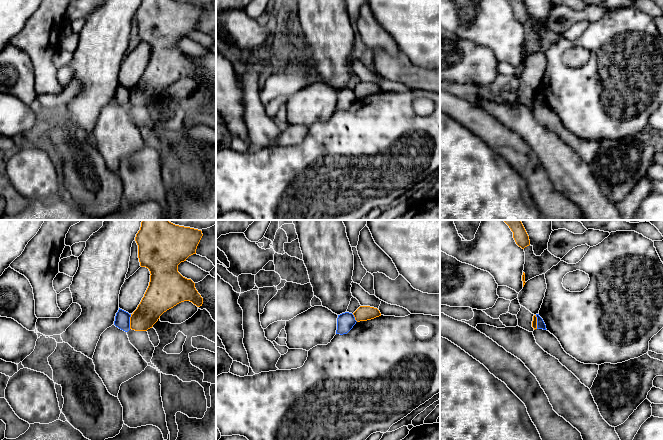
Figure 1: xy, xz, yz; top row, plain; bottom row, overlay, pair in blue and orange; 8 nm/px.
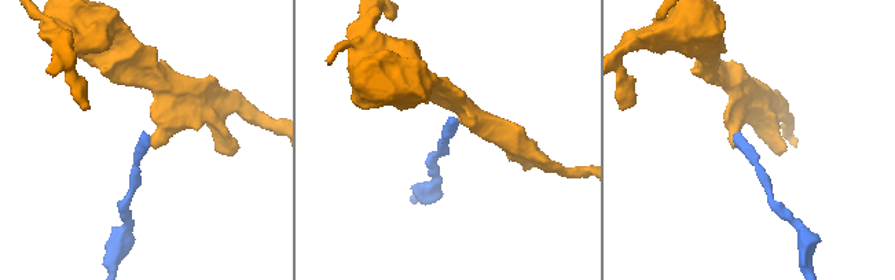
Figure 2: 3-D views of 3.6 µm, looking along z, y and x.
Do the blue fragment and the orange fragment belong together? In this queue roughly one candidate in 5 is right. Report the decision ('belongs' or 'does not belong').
does not belong

